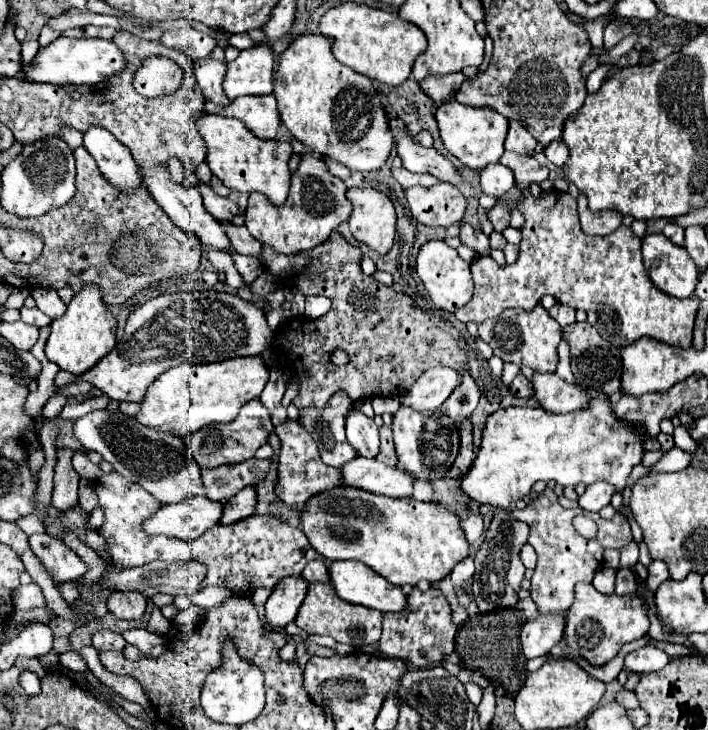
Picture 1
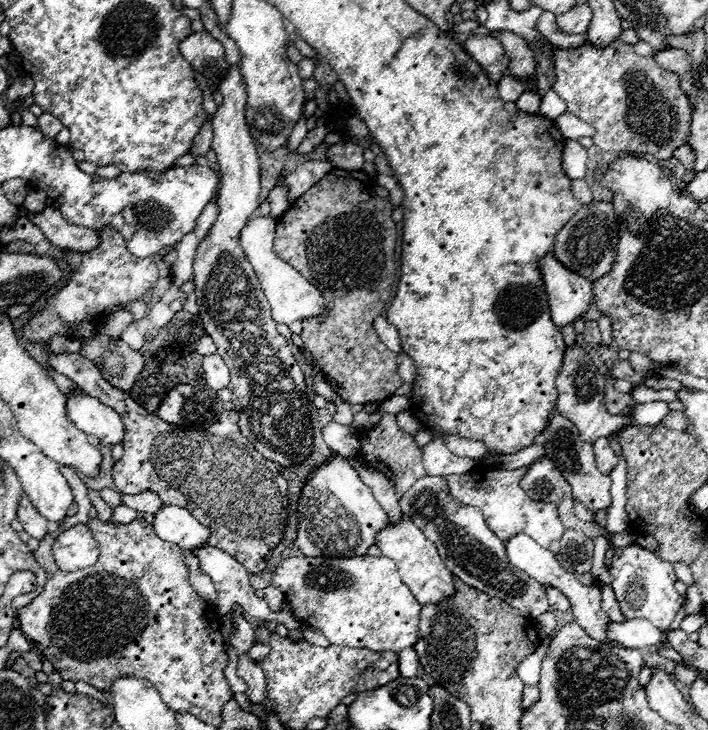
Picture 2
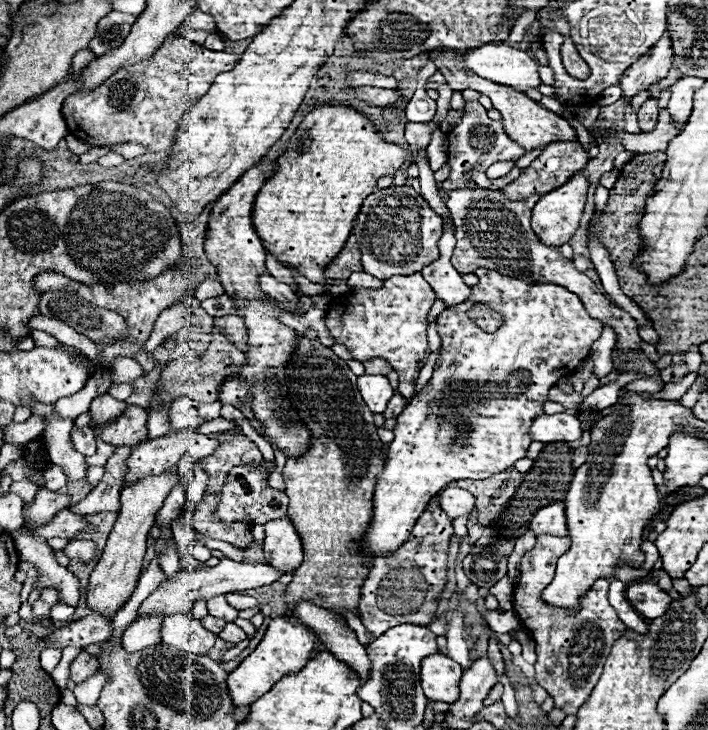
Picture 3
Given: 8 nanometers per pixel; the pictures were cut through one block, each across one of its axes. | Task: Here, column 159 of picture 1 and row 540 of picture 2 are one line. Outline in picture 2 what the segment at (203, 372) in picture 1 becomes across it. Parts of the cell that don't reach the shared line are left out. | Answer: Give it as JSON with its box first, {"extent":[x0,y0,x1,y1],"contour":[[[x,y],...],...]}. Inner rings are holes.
{"extent":[376,516,454,604],"contour":[[[402,516],[400,524],[388,524],[380,534],[376,536],[376,546],[382,550],[384,556],[392,558],[400,570],[400,576],[404,584],[410,588],[410,592],[416,596],[418,604],[438,604],[442,598],[448,598],[454,590],[454,574],[448,572],[442,558],[438,556],[436,544],[430,542],[420,528],[408,520],[408,516]]]}

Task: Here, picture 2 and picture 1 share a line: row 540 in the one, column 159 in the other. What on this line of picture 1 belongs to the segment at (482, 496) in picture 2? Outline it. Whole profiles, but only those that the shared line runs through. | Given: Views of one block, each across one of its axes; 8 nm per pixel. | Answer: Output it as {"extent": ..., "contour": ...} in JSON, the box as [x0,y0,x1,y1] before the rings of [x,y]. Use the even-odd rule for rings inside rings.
{"extent":[96,472,194,568],"contour":[[[110,472],[110,474],[104,474],[102,480],[96,482],[96,494],[98,494],[98,504],[104,508],[104,514],[106,514],[104,524],[98,532],[106,538],[108,552],[114,564],[122,568],[130,568],[130,566],[142,566],[154,560],[166,560],[166,562],[194,560],[188,542],[170,540],[168,536],[150,538],[142,532],[142,528],[138,528],[138,524],[142,524],[142,520],[146,520],[150,512],[156,512],[162,506],[156,500],[152,500],[152,496],[144,488],[138,488],[138,484],[126,480],[124,476],[118,476],[116,472]]]}

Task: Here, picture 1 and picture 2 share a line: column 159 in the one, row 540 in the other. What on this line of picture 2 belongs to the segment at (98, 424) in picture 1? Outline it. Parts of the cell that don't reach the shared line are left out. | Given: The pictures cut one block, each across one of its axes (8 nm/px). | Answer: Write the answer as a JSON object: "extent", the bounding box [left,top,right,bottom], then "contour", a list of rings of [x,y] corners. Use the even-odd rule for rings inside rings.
{"extent":[398,476,550,618],"contour":[[[424,476],[416,480],[398,502],[402,514],[408,516],[424,532],[424,536],[428,536],[428,540],[432,540],[438,546],[438,552],[446,562],[446,568],[464,584],[508,602],[510,606],[518,608],[524,616],[536,618],[550,610],[544,586],[508,562],[504,542],[484,524],[482,512],[474,506],[466,506],[452,498],[444,478]]]}

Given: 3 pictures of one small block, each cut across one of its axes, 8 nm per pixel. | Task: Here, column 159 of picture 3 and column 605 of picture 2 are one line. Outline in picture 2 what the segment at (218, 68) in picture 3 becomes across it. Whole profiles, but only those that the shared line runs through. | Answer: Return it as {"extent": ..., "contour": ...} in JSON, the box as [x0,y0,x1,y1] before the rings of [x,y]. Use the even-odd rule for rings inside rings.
{"extent":[552,40,692,160],"contour":[[[616,40],[608,48],[594,48],[592,44],[584,44],[578,50],[556,50],[554,54],[554,70],[556,80],[552,90],[566,102],[566,110],[578,116],[582,122],[588,122],[596,128],[594,144],[610,154],[634,152],[634,154],[650,154],[656,160],[672,158],[672,152],[678,146],[686,144],[690,132],[690,114],[692,108],[688,104],[688,96],[680,90],[678,76],[662,70],[652,56],[634,54],[630,44]]]}

